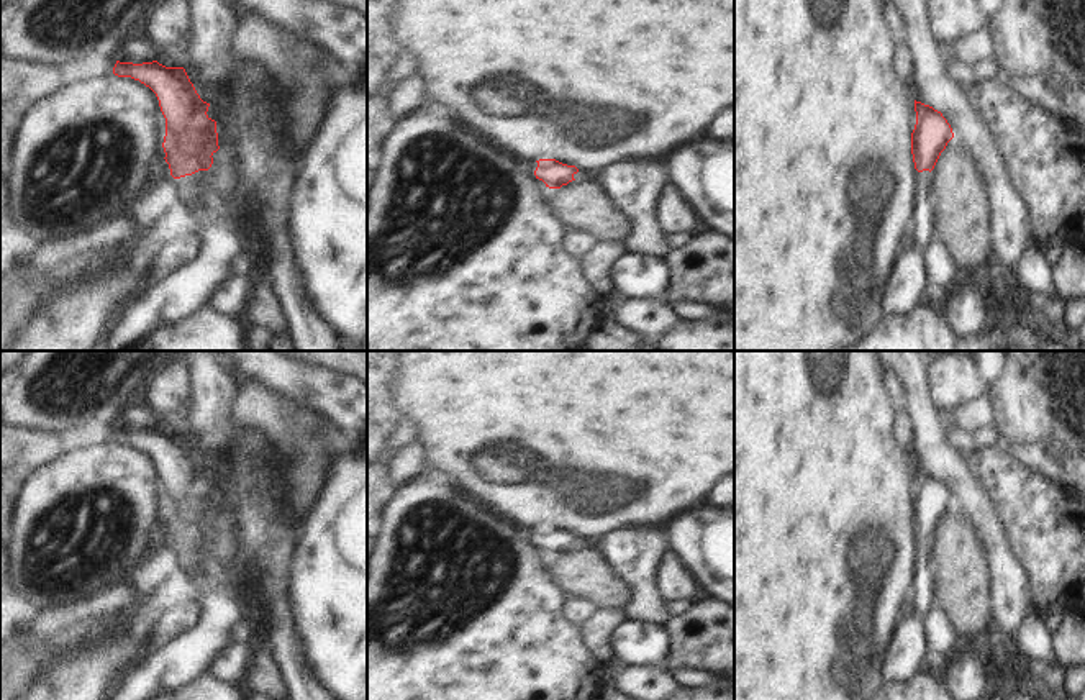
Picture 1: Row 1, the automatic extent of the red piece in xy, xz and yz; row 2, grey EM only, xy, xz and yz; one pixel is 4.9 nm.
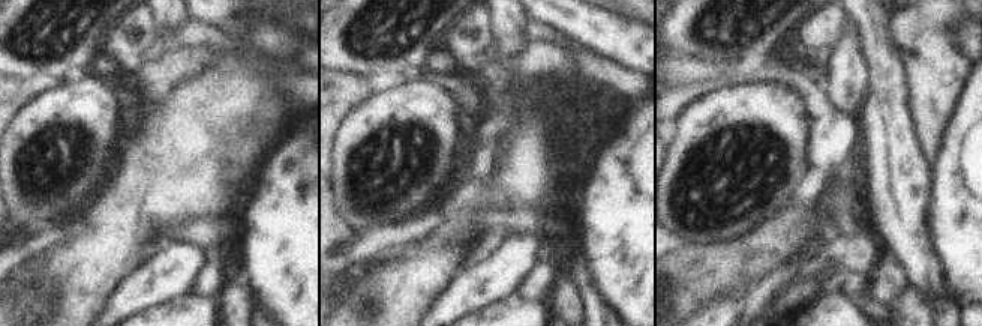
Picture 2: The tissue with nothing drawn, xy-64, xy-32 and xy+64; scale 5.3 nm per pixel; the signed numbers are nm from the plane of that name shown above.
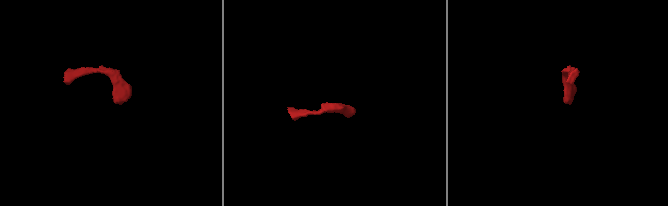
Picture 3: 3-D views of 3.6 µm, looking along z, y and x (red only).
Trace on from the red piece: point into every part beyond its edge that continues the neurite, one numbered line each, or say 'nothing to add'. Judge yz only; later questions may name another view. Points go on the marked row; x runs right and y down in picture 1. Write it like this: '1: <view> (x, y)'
1: yz (903, 292)

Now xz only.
1: xz (582, 176)

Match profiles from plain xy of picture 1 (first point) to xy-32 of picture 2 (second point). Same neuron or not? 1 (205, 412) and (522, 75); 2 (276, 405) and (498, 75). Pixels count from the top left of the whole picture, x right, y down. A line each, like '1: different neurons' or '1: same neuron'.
1: different neurons
2: same neuron

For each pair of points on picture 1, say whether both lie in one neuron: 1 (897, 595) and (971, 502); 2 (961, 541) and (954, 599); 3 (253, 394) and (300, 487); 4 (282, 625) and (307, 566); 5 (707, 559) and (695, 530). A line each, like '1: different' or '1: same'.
1: different
2: same
3: same
4: different
5: same

